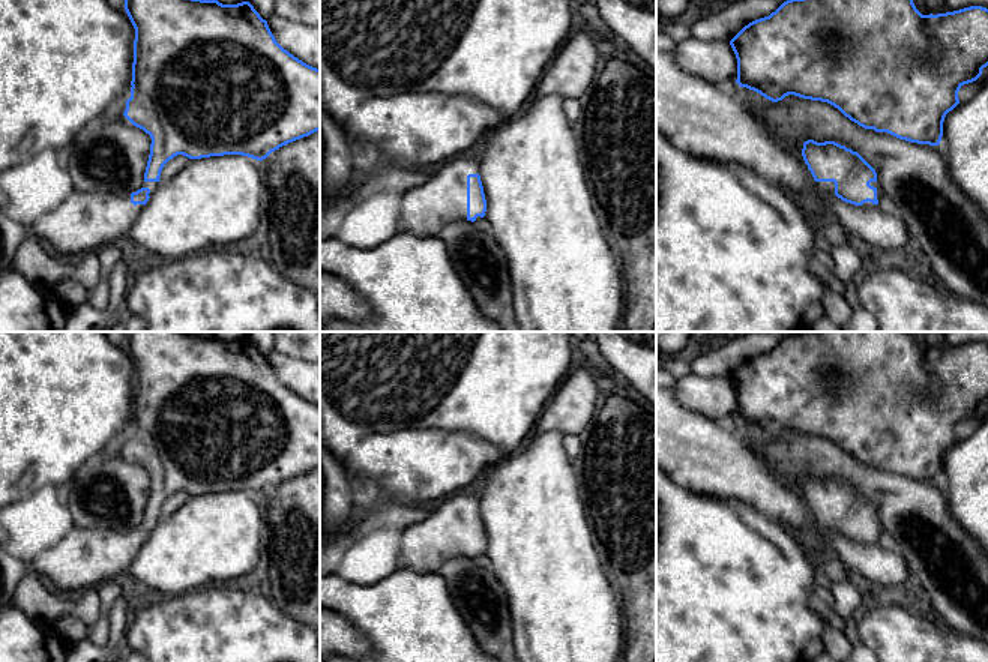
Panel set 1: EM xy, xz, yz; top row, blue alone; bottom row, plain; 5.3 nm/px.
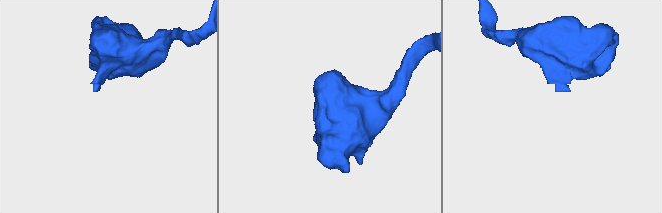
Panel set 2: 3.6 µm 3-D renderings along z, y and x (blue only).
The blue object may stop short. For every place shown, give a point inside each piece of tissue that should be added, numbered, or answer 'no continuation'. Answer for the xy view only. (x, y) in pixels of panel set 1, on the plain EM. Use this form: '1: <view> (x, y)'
1: xy (86, 557)

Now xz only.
1: xz (425, 545)

